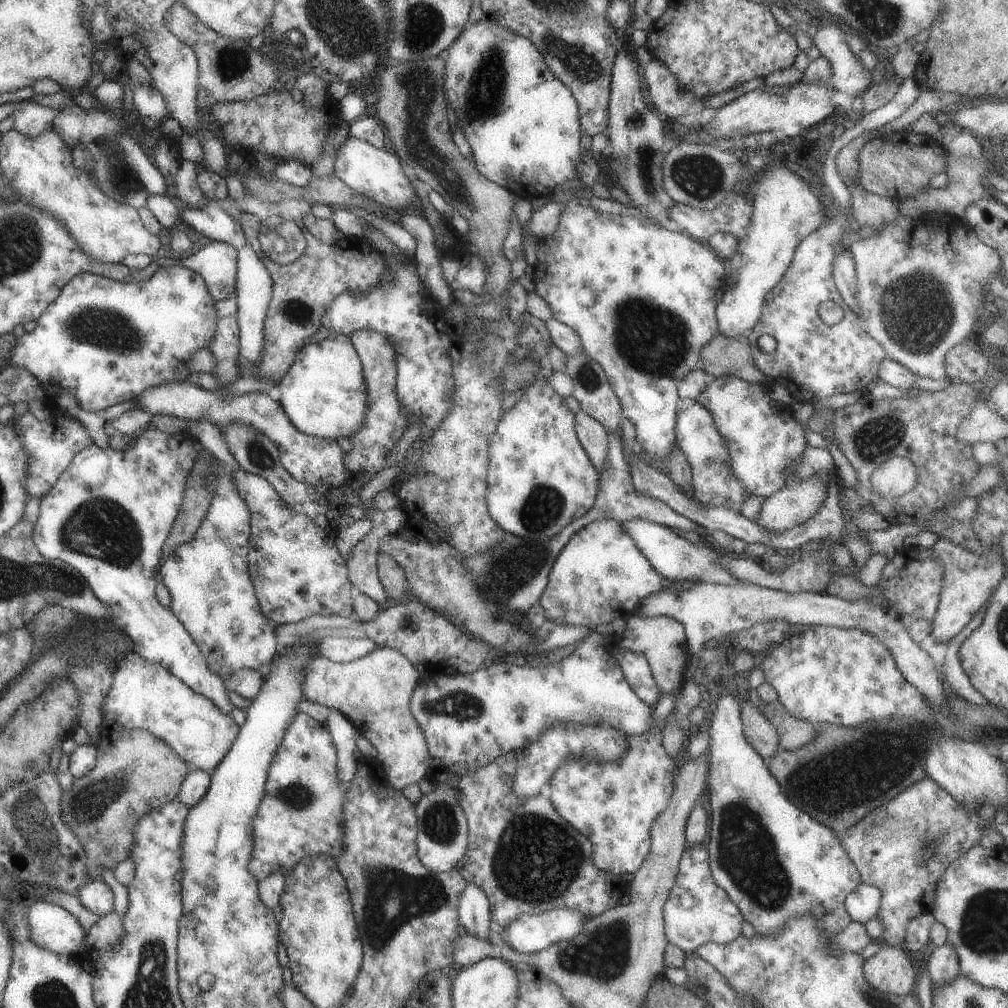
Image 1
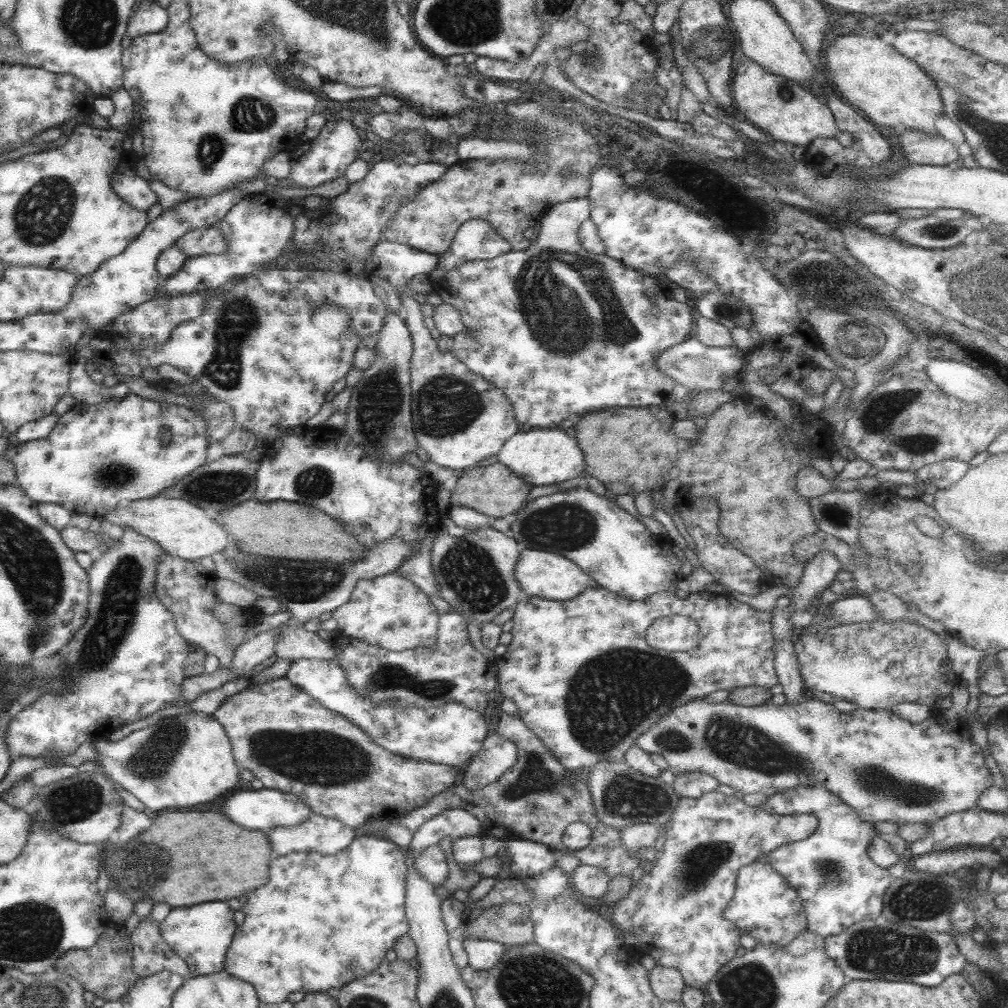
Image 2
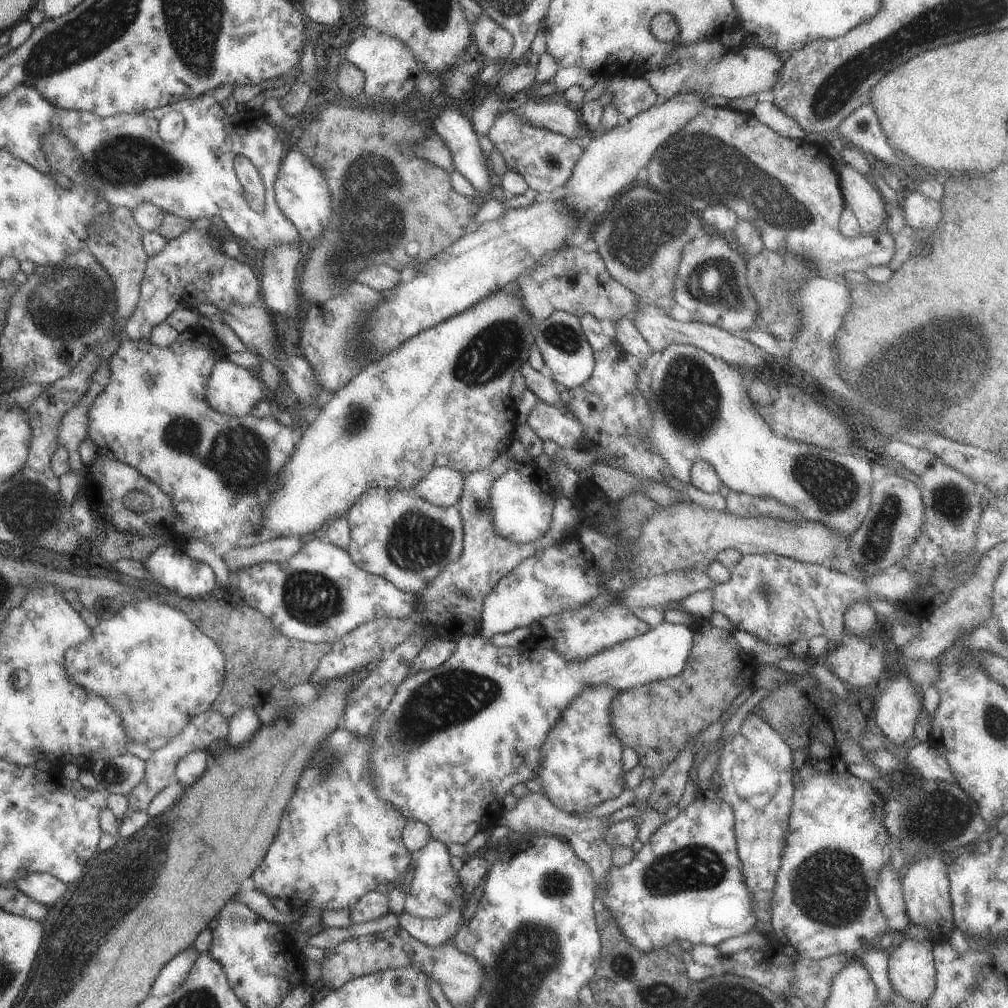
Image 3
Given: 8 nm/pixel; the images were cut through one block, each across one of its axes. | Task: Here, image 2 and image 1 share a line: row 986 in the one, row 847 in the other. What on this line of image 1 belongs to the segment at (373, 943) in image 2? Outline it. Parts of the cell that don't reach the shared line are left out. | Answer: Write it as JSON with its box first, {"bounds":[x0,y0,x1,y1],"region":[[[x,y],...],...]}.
{"bounds":[247,711,345,882],"region":[[[297,711],[271,759],[264,793],[252,820],[252,851],[247,865],[250,874],[259,882],[275,871],[281,871],[285,876],[298,860],[309,855],[329,855],[336,860],[343,846],[340,812],[345,789],[336,775],[336,750],[327,727]]]}

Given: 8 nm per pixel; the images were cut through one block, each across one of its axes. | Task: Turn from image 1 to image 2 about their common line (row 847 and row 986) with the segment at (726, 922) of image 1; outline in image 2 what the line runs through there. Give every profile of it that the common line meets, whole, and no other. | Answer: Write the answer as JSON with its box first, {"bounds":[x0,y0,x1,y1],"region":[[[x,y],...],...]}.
{"bounds":[604,791,816,989],"region":[[[719,791],[706,792],[699,796],[699,798],[681,798],[675,806],[673,812],[669,816],[668,822],[663,824],[664,829],[664,843],[661,845],[661,854],[654,860],[653,868],[643,874],[642,878],[629,888],[627,896],[617,902],[615,906],[607,908],[604,913],[605,918],[611,921],[611,924],[615,929],[617,929],[619,935],[621,936],[626,931],[631,931],[633,935],[639,941],[639,946],[645,946],[645,948],[639,948],[643,954],[648,954],[653,958],[655,964],[663,967],[674,968],[679,971],[681,978],[685,981],[684,986],[689,986],[697,989],[703,989],[707,986],[707,983],[713,978],[713,975],[723,964],[735,957],[737,948],[740,946],[740,932],[733,923],[729,922],[725,917],[723,917],[723,910],[732,897],[734,891],[734,885],[737,875],[737,870],[741,869],[741,866],[746,866],[754,860],[764,859],[767,853],[777,849],[783,844],[791,844],[793,842],[804,840],[808,838],[816,830],[816,819],[810,815],[777,815],[768,814],[763,810],[762,807],[751,807],[747,806],[742,800],[737,800],[737,798],[729,795],[723,795]]]}

